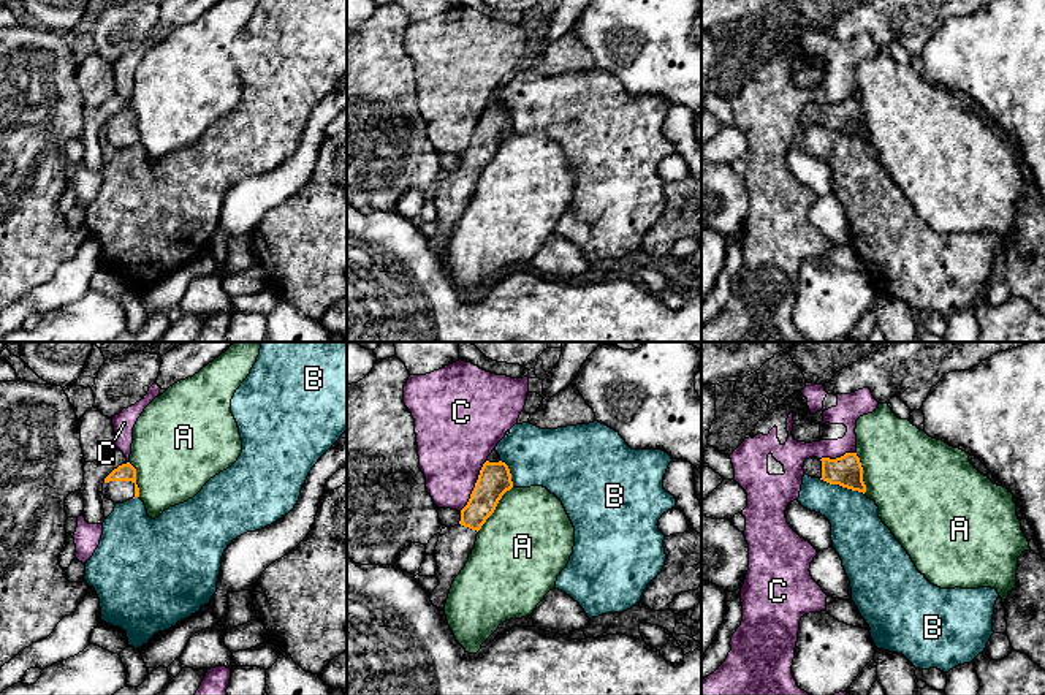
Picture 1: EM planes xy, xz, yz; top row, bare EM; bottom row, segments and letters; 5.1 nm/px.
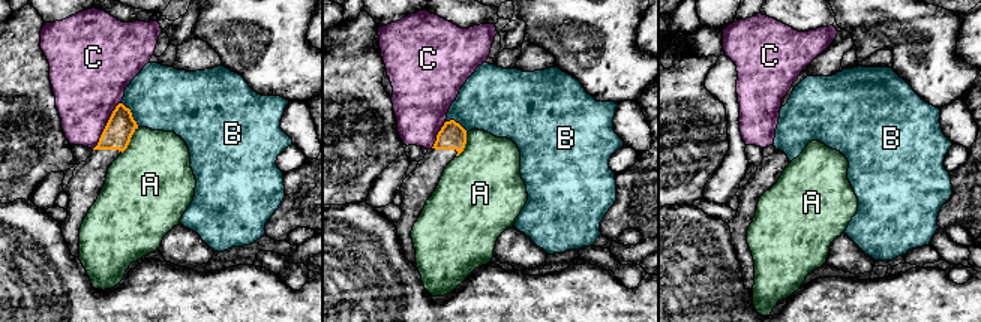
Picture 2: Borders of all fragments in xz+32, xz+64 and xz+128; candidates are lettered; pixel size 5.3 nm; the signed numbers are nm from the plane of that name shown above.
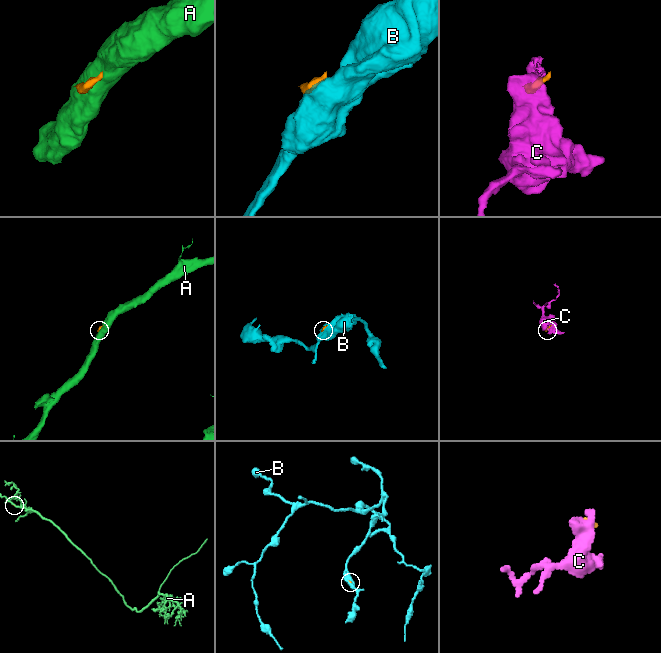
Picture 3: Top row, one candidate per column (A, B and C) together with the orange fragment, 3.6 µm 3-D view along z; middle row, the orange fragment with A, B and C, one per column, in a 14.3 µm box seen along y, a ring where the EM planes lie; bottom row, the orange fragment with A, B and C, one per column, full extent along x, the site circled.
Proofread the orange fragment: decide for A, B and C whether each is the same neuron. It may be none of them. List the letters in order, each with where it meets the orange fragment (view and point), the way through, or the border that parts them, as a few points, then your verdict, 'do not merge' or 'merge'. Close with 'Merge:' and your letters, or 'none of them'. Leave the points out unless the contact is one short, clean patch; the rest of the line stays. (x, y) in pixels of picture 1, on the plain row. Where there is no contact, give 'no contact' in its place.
A: xz (494, 154) | do not merge
B: yz (841, 130) | do not merge
C: xz (475, 132) | along xz (486, 106), (469, 146), (459, 155) | do not merge
Merge: none of them

